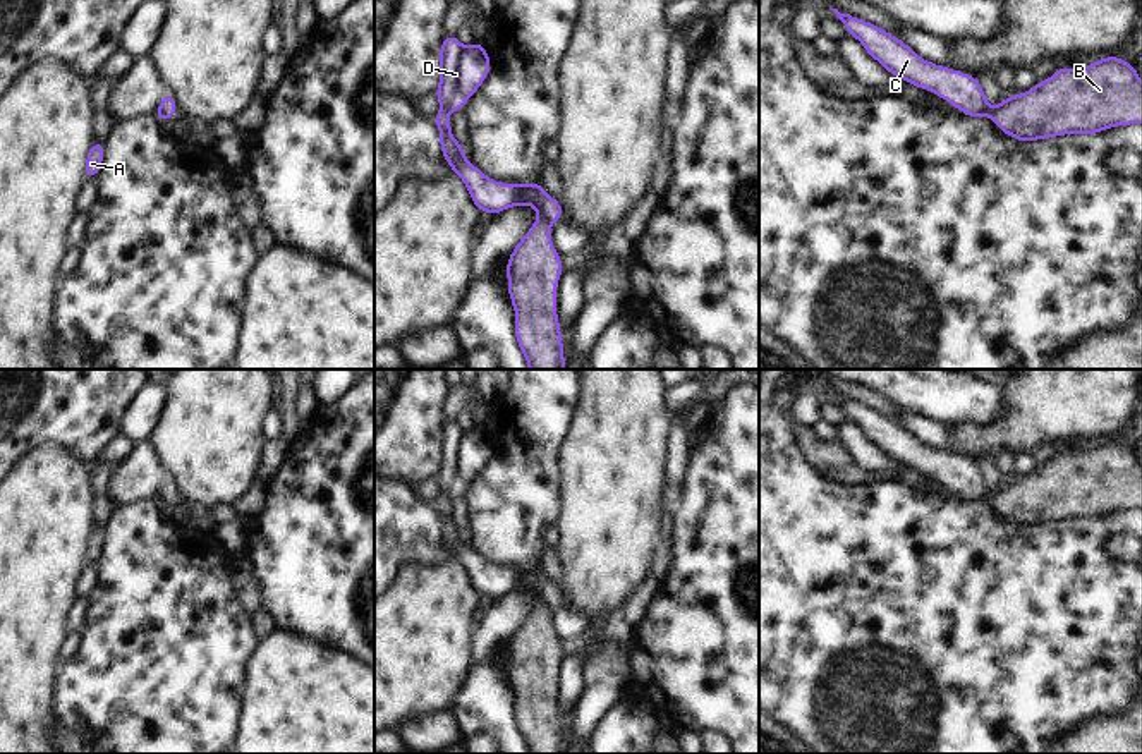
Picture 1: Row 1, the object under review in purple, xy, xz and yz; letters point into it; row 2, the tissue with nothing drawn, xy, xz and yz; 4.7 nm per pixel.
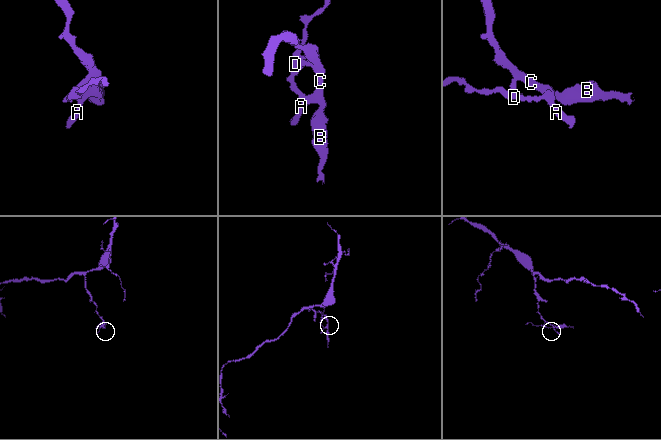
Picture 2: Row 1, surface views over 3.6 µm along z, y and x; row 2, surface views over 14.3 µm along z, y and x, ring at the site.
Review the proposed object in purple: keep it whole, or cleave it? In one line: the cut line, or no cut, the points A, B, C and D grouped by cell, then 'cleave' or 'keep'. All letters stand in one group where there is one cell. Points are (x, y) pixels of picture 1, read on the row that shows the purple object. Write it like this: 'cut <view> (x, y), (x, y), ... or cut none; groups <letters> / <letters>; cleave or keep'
cut xz (540, 215), (552, 222); groups A C D / B; cleave

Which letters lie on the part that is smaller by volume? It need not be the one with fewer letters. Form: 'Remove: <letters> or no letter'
Remove: B

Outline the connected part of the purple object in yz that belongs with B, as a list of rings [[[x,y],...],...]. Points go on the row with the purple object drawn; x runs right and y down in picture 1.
[[[1104,57],[1084,69],[1060,67],[1027,93],[1006,96],[991,117],[1020,143],[1099,134],[1142,124],[1142,81],[1135,65],[1121,57]]]

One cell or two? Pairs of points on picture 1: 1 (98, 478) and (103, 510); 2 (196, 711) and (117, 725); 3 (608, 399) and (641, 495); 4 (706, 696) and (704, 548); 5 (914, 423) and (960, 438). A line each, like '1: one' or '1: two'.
1: one
2: one
3: one
4: one
5: two

